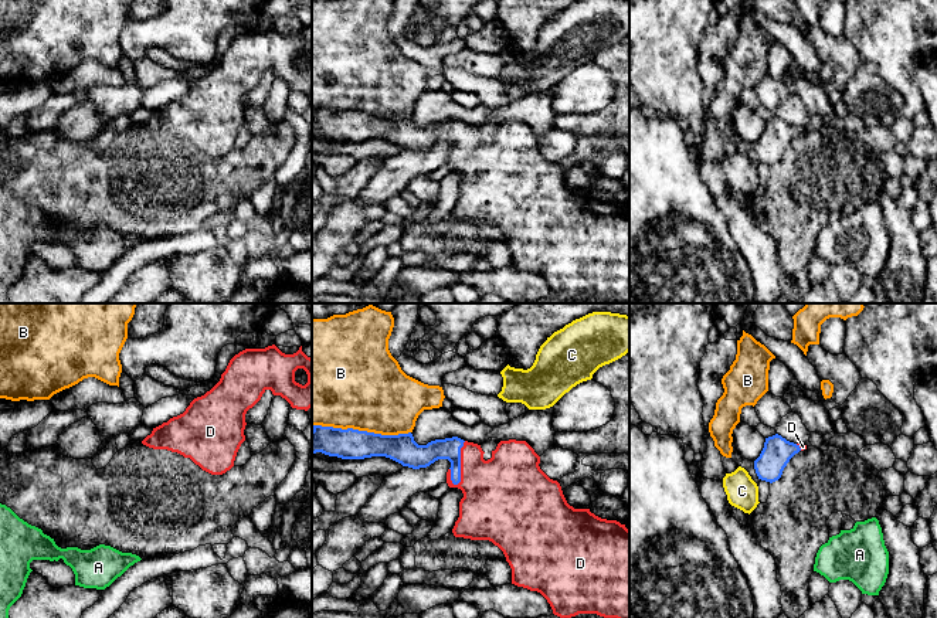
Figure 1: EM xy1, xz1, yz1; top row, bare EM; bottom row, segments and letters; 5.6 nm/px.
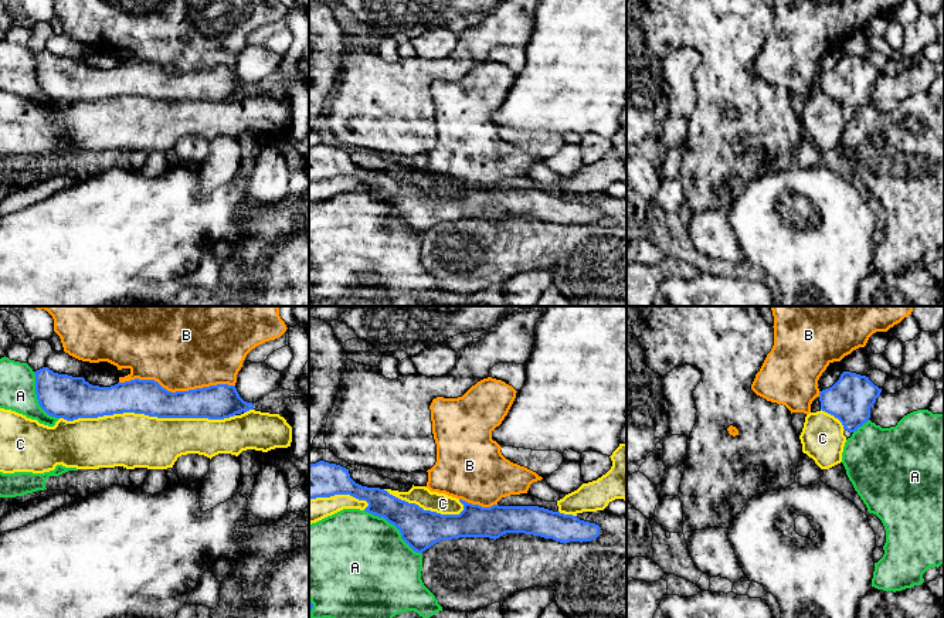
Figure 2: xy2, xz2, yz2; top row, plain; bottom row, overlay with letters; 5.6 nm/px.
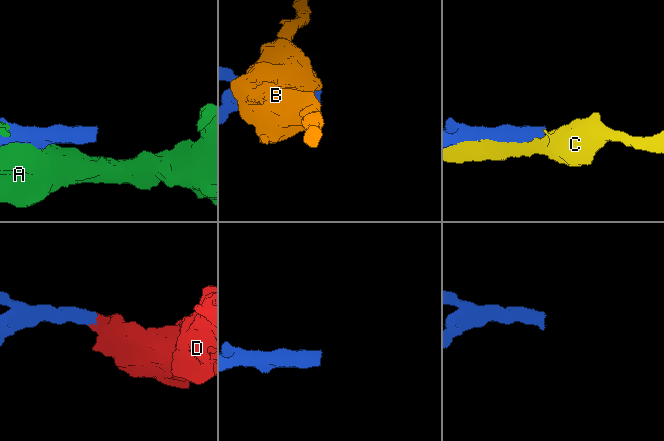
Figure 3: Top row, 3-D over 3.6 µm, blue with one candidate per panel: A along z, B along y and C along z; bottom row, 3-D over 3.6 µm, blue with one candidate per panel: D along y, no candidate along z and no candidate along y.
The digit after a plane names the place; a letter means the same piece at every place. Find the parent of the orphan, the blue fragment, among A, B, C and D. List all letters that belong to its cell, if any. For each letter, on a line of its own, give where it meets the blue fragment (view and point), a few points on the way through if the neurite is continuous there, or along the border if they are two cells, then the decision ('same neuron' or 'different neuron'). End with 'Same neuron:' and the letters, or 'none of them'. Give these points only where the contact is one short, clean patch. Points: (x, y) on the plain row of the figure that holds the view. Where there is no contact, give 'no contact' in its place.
A: xz2 (396, 209) | different neuron
B: xy2 (177, 74) | different neuron
C: xy2 (146, 97) | different neuron
D: xz1 (459, 146) | across xz1 (417, 139), (450, 136), (459, 146), (494, 173) | same neuron
Same neuron: D

